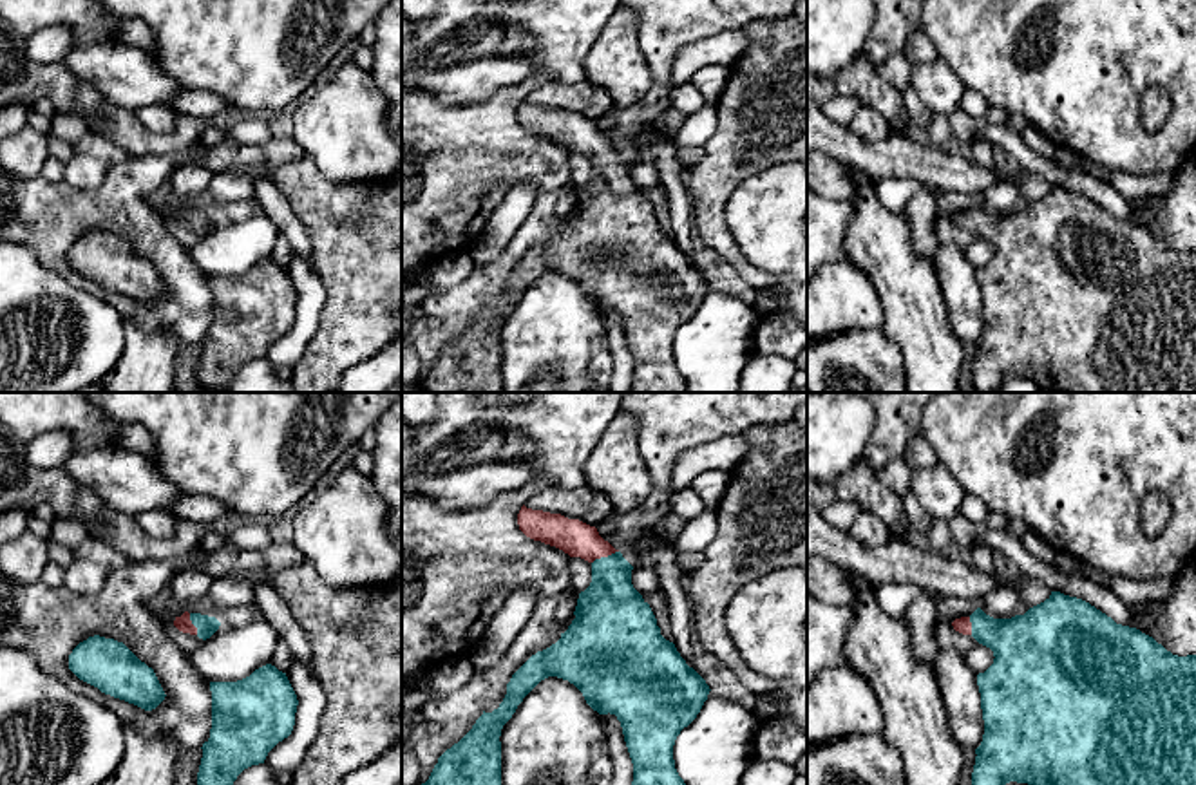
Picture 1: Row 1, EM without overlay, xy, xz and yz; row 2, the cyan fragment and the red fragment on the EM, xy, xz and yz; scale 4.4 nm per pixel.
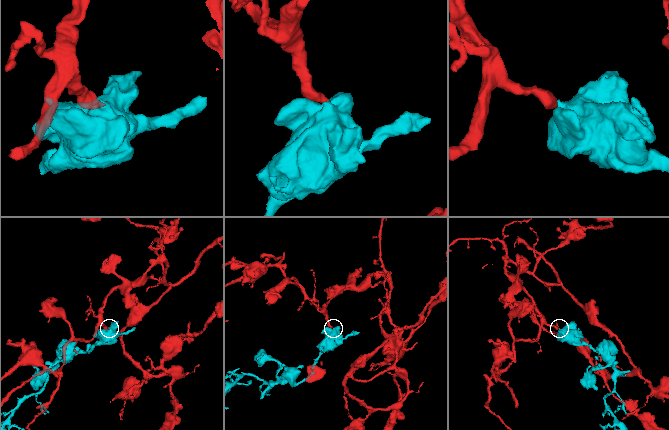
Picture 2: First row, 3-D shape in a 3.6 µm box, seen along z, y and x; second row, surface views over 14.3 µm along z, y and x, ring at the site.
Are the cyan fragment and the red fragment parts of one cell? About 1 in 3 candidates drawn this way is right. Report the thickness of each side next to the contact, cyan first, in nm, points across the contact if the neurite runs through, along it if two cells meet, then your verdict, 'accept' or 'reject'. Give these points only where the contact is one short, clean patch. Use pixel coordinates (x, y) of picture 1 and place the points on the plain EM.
320/160 nm | across xz (610, 208), (610, 165), (605, 152), (578, 134) | accept

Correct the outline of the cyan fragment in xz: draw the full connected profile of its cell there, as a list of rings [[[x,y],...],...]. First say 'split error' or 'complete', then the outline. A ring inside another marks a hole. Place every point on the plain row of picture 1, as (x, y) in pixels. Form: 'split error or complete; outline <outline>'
split error; outline [[[525,99],[517,109],[517,119],[527,132],[588,156],[592,177],[579,188],[575,213],[561,233],[532,250],[512,270],[499,302],[492,307],[483,306],[472,324],[438,353],[429,374],[418,383],[420,391],[503,392],[501,324],[541,275],[557,271],[574,279],[593,306],[615,309],[621,317],[633,358],[628,392],[688,392],[688,382],[675,364],[673,340],[680,326],[700,307],[711,286],[709,280],[686,259],[675,239],[660,230],[650,199],[631,179],[633,161],[599,130],[595,121]]]

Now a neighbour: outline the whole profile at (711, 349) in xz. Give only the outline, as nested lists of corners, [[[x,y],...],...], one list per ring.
[[[709,286],[697,313],[673,340],[675,364],[688,382],[688,392],[740,392],[758,324],[753,306]]]

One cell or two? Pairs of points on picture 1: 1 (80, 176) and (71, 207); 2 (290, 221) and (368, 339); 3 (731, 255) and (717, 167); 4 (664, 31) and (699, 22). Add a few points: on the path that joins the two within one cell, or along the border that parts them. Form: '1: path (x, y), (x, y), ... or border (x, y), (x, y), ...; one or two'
1: border (107, 169), (89, 189), (66, 179); two
2: border (294, 212), (308, 236), (315, 268); two
3: path (715, 234), (713, 189); one
4: path (673, 22), (690, 22); one

